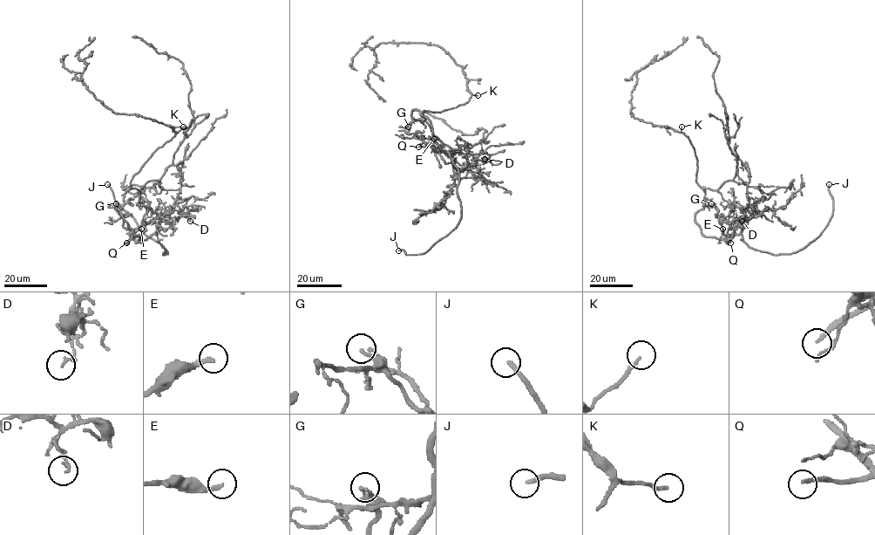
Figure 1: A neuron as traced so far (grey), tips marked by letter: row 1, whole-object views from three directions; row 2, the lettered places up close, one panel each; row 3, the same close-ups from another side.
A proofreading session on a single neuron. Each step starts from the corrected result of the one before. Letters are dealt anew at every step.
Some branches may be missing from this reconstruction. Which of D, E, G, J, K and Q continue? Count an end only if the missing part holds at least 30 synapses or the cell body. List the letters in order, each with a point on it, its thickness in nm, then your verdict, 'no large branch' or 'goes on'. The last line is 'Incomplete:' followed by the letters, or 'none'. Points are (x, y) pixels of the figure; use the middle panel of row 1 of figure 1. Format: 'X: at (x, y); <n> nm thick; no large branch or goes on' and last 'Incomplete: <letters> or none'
D: at (484, 159); 130 nm thick; no large branch
E: at (434, 139); 200 nm thick; goes on
G: at (408, 126); 120 nm thick; no large branch
J: at (398, 250); 220 nm thick; goes on
K: at (478, 95); 170 nm thick; no large branch
Q: at (418, 147); 170 nm thick; goes on
Incomplete: E, J, Q

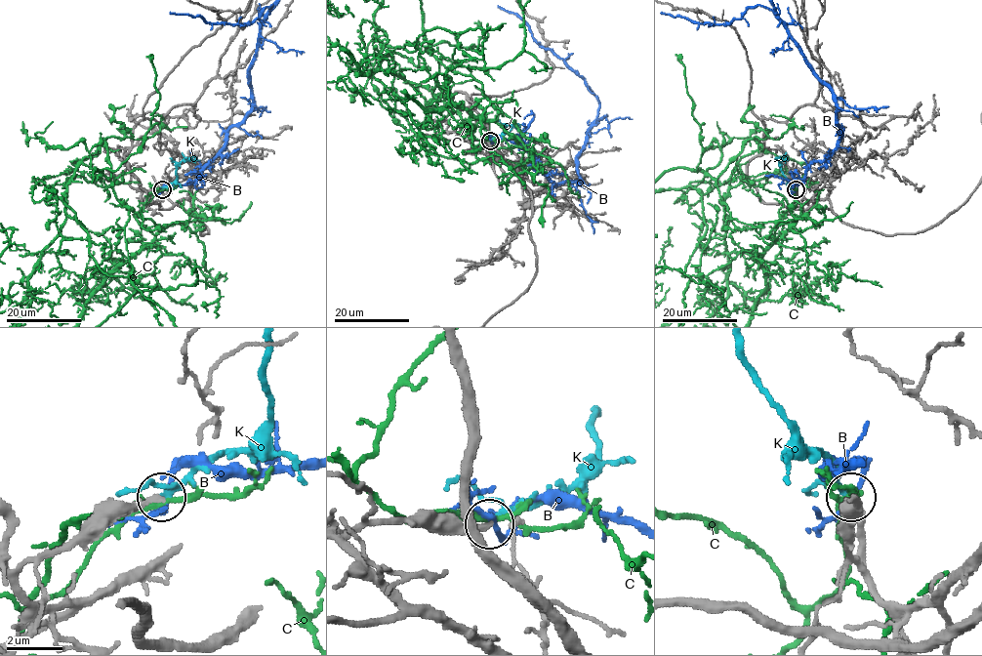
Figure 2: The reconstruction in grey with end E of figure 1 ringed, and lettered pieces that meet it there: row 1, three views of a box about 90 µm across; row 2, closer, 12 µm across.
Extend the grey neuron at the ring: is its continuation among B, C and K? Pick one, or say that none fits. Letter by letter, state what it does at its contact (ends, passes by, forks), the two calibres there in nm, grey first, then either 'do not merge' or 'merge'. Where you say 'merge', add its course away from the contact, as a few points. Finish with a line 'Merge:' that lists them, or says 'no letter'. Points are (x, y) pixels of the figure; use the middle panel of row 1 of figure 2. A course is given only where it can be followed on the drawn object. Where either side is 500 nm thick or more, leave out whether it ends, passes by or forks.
B: it passes by; calibres 200 and 180 nm; do not merge
C: it forks; calibres 200 and 220 nm; do not merge
K: it passes by; calibres 200 and 140 nm; merge; course (490, 141), (505, 132), (506, 125), (513, 125), (528, 133)
Merge: K

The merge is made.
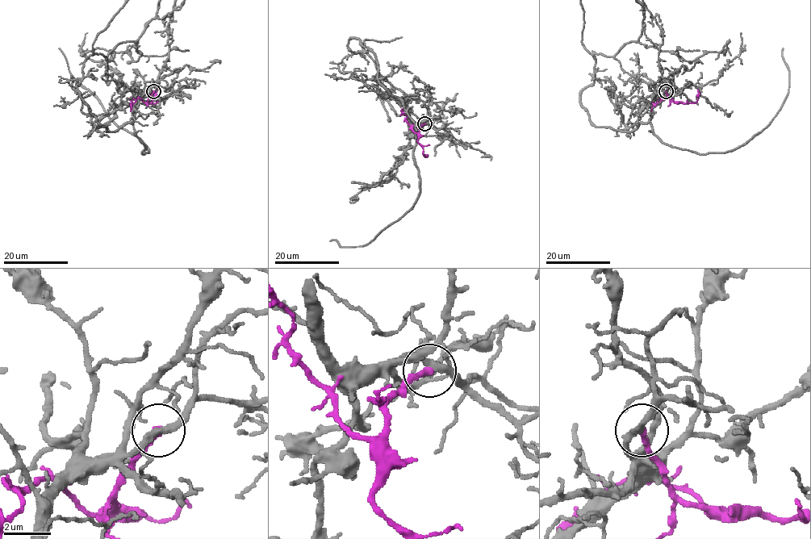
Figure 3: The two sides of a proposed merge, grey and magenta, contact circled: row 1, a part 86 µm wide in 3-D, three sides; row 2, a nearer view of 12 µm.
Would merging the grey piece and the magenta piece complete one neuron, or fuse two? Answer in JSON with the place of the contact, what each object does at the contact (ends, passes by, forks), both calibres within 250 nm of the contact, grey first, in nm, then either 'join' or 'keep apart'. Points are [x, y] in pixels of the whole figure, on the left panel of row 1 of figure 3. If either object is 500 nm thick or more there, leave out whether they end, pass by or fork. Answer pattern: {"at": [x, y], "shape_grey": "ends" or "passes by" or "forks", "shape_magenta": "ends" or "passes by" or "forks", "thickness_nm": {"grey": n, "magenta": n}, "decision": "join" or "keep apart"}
{"at": [153, 91], "shape_grey": "passes by", "shape_magenta": "ends", "thickness_nm": {"grey": 300, "magenta": 300}, "decision": "keep apart"}

